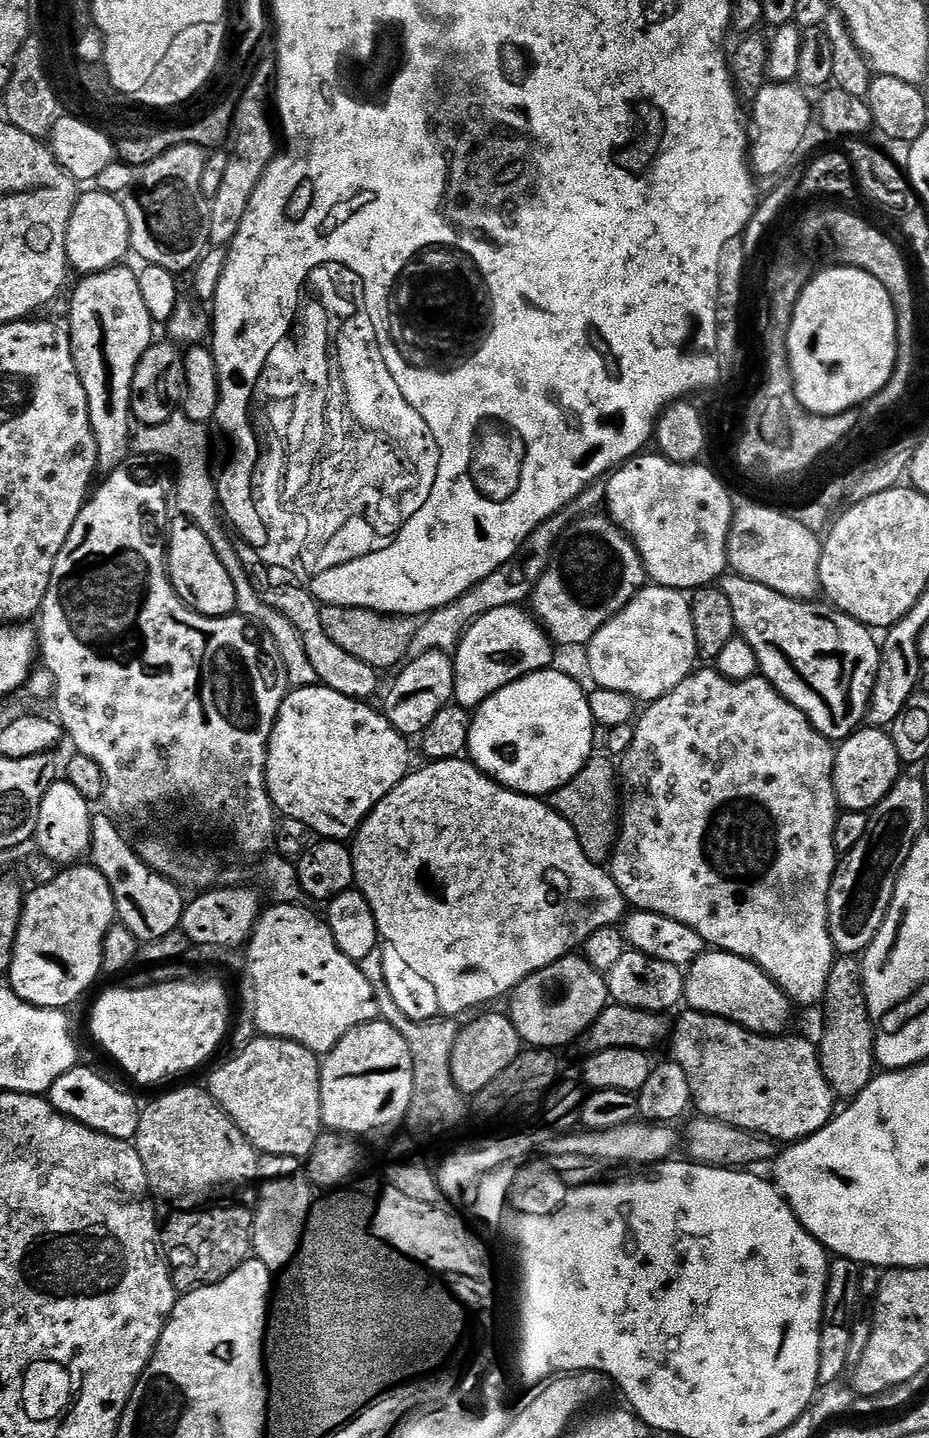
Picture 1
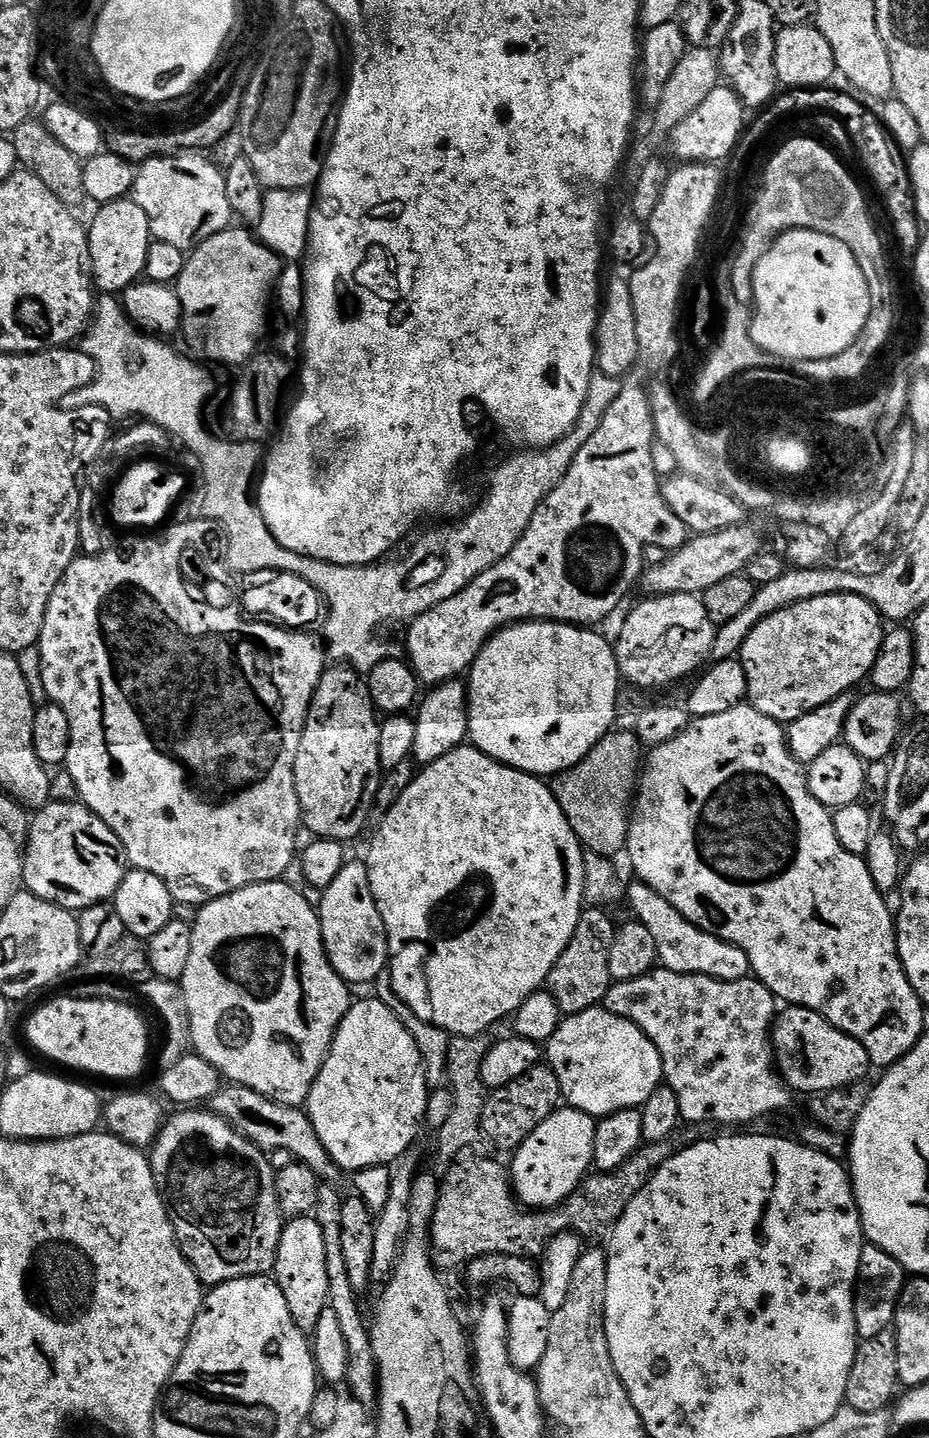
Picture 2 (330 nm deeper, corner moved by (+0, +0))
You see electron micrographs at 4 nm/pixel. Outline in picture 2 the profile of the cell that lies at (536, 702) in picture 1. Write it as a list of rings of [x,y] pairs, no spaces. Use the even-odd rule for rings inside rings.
[[[526,620],[523,624],[509,624],[501,632],[496,633],[491,640],[484,644],[484,649],[476,655],[476,661],[472,664],[466,676],[466,687],[468,689],[468,735],[471,743],[480,752],[485,752],[491,760],[497,760],[499,764],[505,764],[516,768],[520,772],[528,772],[531,776],[551,778],[558,772],[565,772],[572,768],[586,754],[590,754],[592,747],[601,738],[613,731],[616,720],[616,703],[620,700],[620,684],[622,677],[620,667],[616,661],[616,650],[611,639],[599,636],[599,631],[588,626],[577,626],[574,624],[557,624],[555,620]]]

